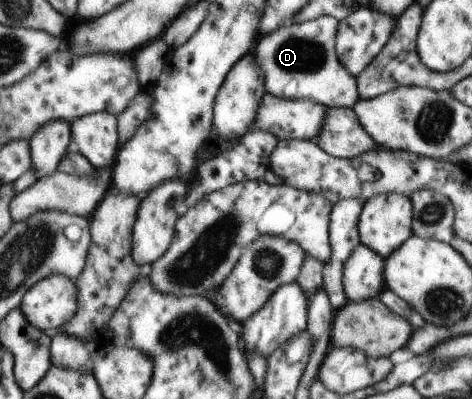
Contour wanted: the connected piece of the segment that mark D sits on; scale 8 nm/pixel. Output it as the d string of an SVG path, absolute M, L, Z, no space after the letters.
M321 16L314 20L307 20L302 24L292 24L280 28L268 36L264 36L254 50L256 64L264 72L264 88L268 94L276 98L310 99L327 107L351 108L356 106L359 99L357 80L340 64L335 49L338 23L333 16Z

